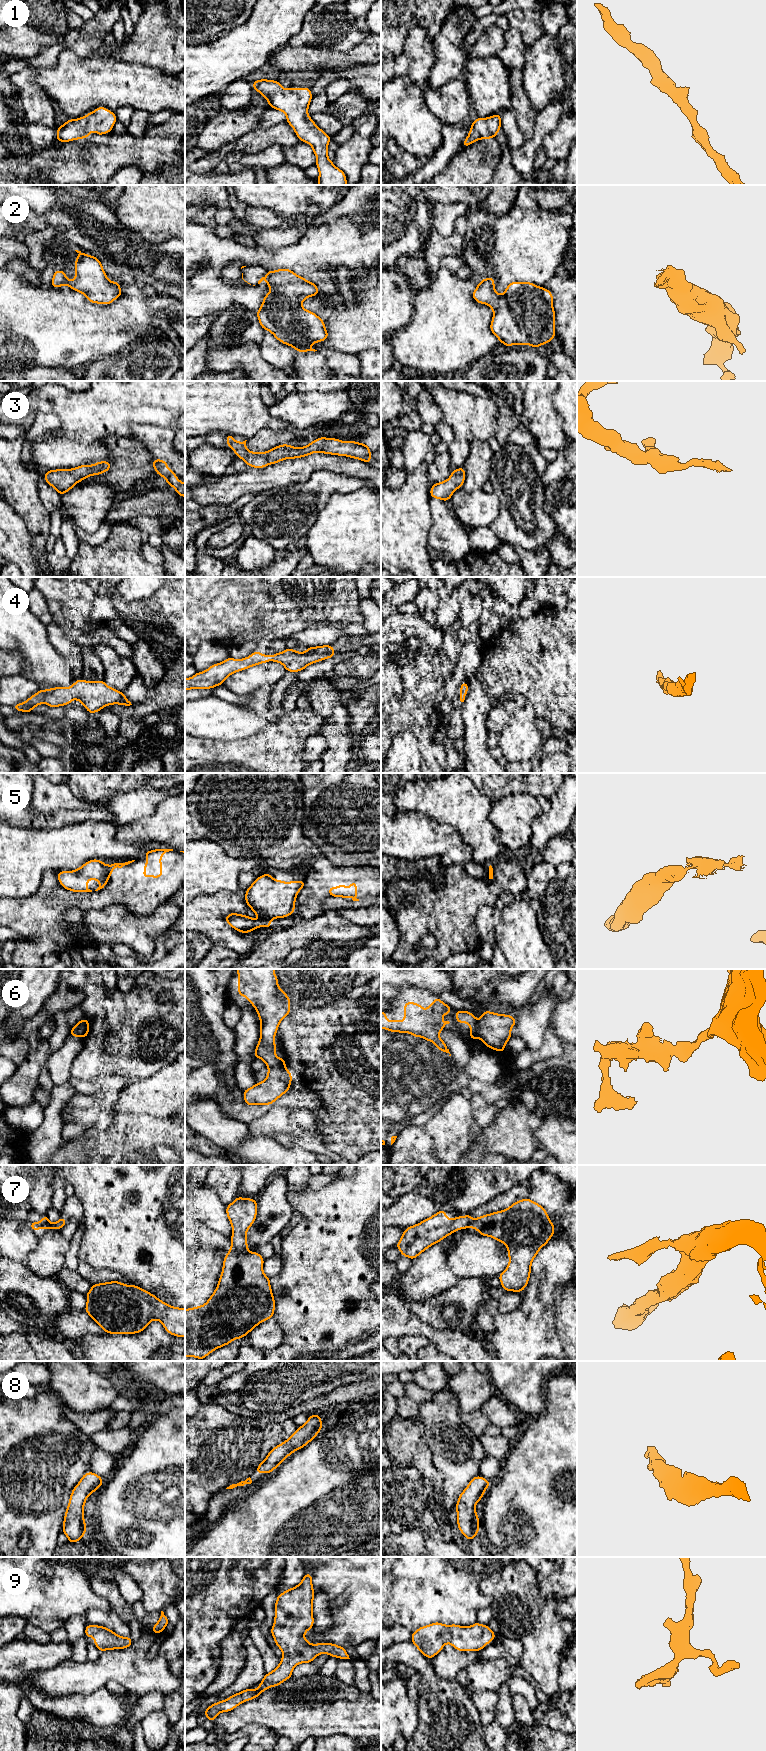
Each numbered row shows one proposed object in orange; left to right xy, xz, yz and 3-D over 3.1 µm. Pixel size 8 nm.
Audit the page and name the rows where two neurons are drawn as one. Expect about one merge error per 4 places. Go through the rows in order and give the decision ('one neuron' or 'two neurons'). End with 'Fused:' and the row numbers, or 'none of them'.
1: one neuron
2: one neuron
3: one neuron
4: one neuron
5: two neurons
6: two neurons
7: two neurons
8: one neuron
9: one neuron
Fused: 5, 6, 7

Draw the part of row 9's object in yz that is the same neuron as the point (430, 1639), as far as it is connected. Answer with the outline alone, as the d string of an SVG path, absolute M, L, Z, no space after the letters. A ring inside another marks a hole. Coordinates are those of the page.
M435 1622L414 1631L411 1641L425 1657L432 1659L447 1643L458 1651L479 1652L495 1637L495 1633L488 1625L484 1626L477 1622L468 1627Z

